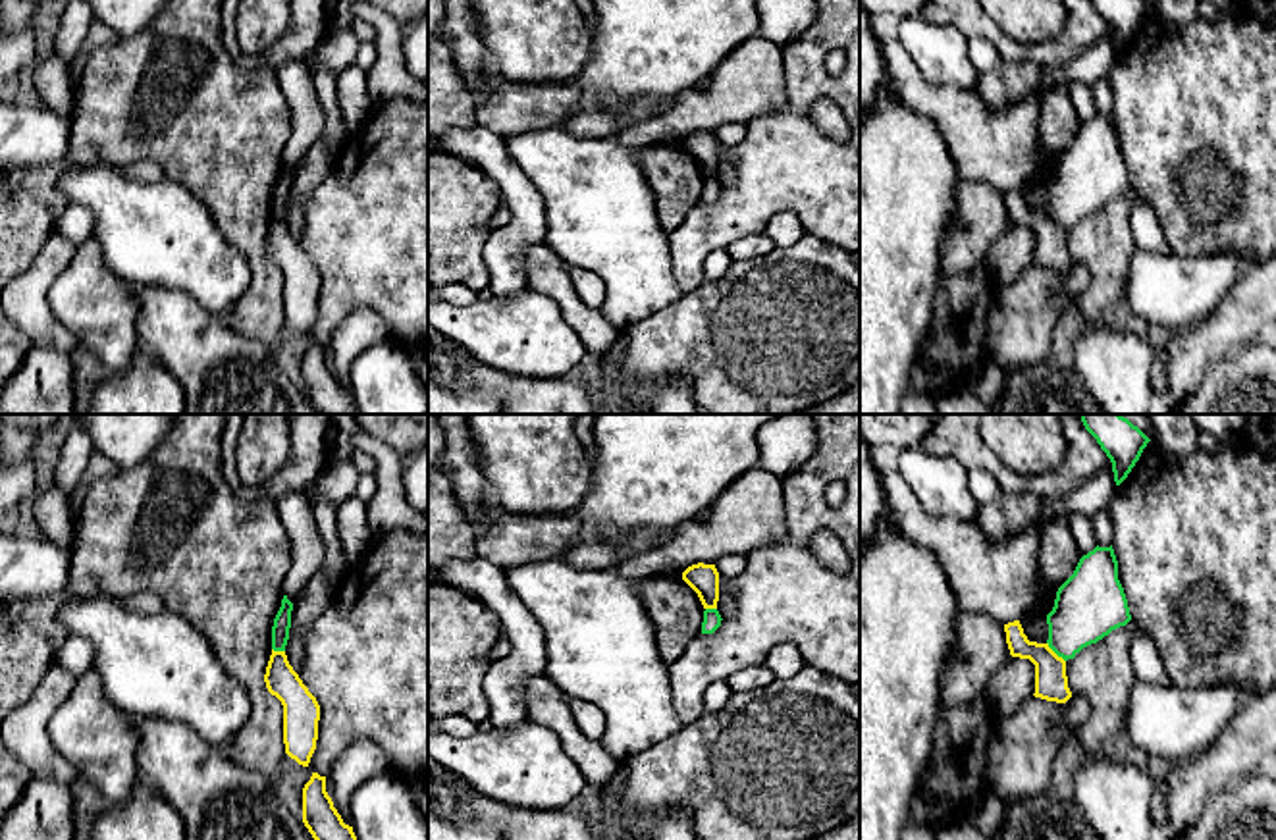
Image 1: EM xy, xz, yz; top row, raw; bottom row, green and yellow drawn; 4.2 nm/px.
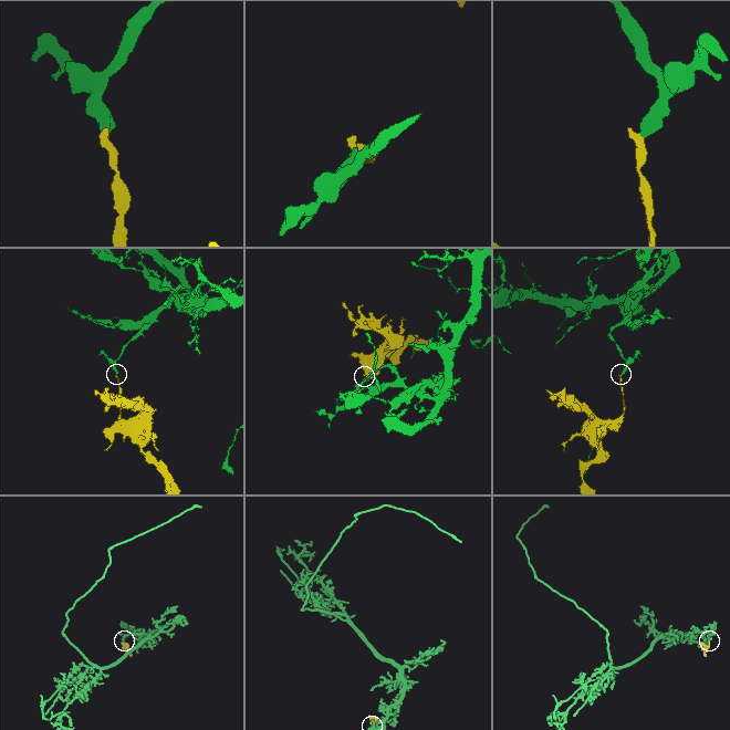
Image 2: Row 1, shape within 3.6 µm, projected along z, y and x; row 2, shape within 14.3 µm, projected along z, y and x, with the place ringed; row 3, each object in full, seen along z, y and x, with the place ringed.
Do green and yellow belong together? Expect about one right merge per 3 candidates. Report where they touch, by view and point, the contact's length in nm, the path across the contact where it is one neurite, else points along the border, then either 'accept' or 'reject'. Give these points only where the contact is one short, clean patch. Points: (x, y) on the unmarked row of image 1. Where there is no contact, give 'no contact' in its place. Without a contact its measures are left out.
meets green in yz at (1055, 220); contact 120 nm long; border along yz (1047, 210), (1064, 230); reject

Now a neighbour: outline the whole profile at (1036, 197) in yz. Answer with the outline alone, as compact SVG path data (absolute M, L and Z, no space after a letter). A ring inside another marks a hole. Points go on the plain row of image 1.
M1027 181L1020 189L1020 193L1029 210L1047 212L1047 208L1049 208L1047 185L1039 183L1039 181Z

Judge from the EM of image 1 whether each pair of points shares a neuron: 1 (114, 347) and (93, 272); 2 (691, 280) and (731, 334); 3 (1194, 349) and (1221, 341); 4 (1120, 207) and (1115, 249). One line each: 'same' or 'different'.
1: same
2: different
3: same
4: same

